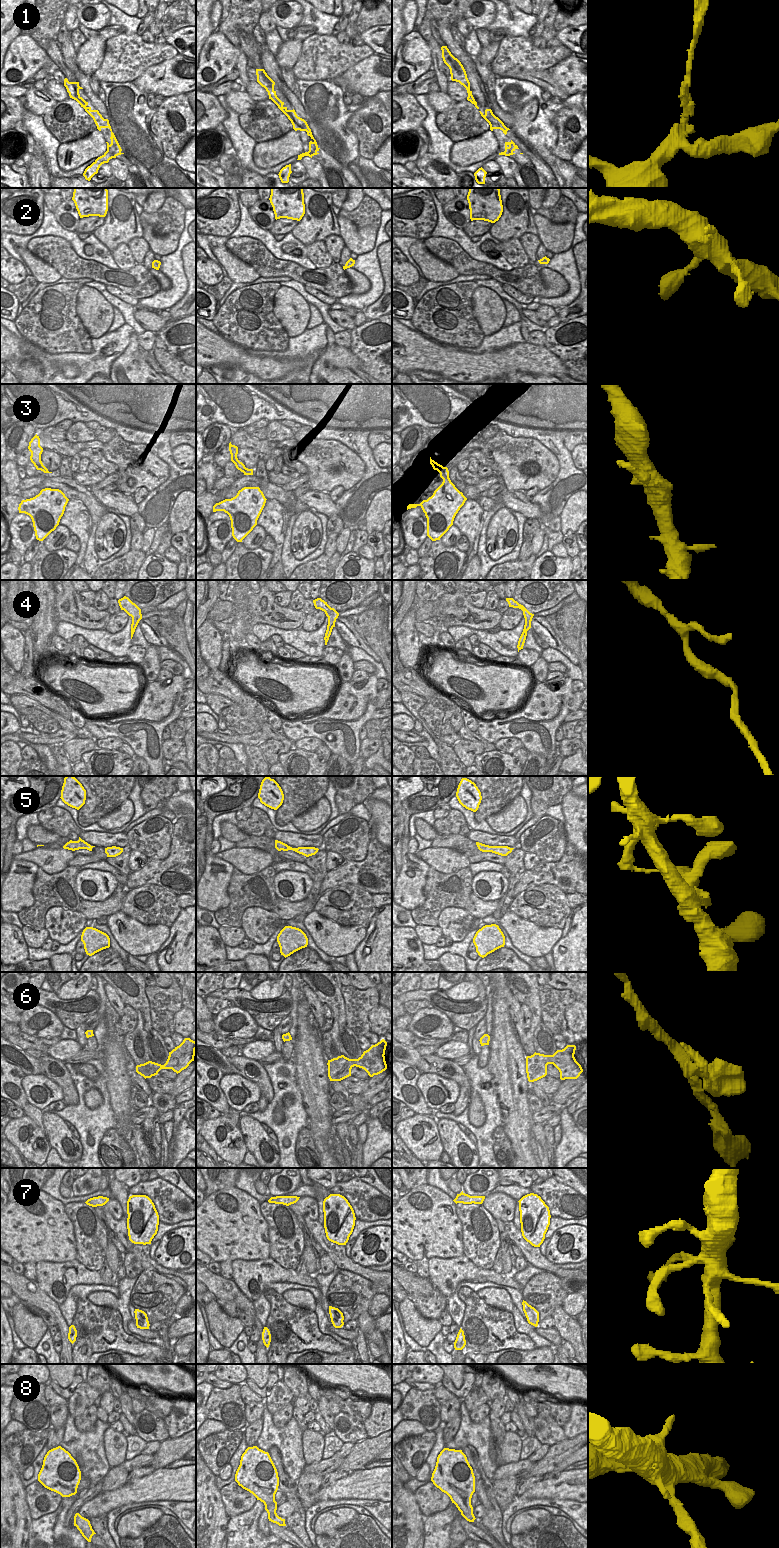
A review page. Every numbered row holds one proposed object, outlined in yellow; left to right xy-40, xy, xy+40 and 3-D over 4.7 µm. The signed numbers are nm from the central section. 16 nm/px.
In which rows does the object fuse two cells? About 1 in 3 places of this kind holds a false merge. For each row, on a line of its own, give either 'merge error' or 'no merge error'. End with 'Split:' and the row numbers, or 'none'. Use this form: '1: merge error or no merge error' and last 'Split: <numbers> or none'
1: no merge error
2: no merge error
3: merge error
4: no merge error
5: merge error
6: merge error
7: no merge error
8: no merge error
Split: 3, 5, 6

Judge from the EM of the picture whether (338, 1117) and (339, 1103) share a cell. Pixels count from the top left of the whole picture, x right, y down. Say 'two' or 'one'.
two

